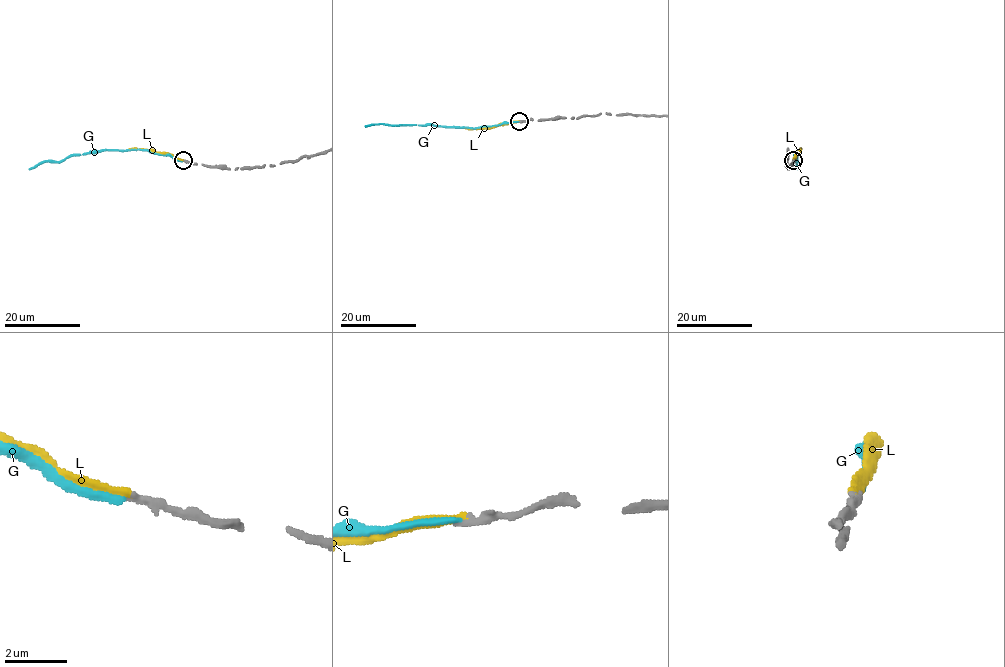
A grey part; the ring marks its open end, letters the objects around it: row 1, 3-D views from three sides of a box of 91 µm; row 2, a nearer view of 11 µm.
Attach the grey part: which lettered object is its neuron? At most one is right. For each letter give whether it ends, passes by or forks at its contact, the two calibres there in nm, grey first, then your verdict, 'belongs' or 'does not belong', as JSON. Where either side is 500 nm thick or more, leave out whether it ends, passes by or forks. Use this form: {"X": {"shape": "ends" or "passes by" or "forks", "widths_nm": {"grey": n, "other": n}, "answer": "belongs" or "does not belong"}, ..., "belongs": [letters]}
{"G": {"shape": "ends", "widths_nm": {"grey": 240, "other": 200}, "answer": "does not belong"}, "L": {"shape": "ends", "widths_nm": {"grey": 280, "other": 240}, "answer": "belongs"}, "belongs": ["L"]}

